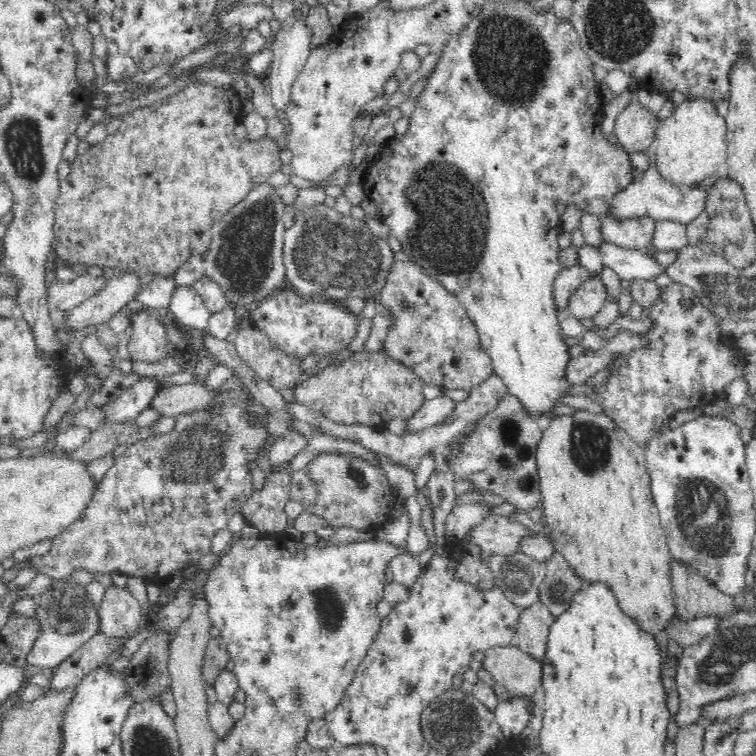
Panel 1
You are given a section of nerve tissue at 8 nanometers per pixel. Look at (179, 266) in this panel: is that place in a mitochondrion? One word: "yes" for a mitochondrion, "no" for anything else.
no

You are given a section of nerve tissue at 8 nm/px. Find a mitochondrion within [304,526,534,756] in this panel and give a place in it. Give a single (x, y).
(434, 713)

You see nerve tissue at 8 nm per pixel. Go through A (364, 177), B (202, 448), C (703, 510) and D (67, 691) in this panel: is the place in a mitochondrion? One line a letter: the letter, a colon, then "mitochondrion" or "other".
A: other
B: mitochondrion
C: mitochondrion
D: other

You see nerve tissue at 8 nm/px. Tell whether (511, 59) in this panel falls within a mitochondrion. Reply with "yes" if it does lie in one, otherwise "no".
yes

